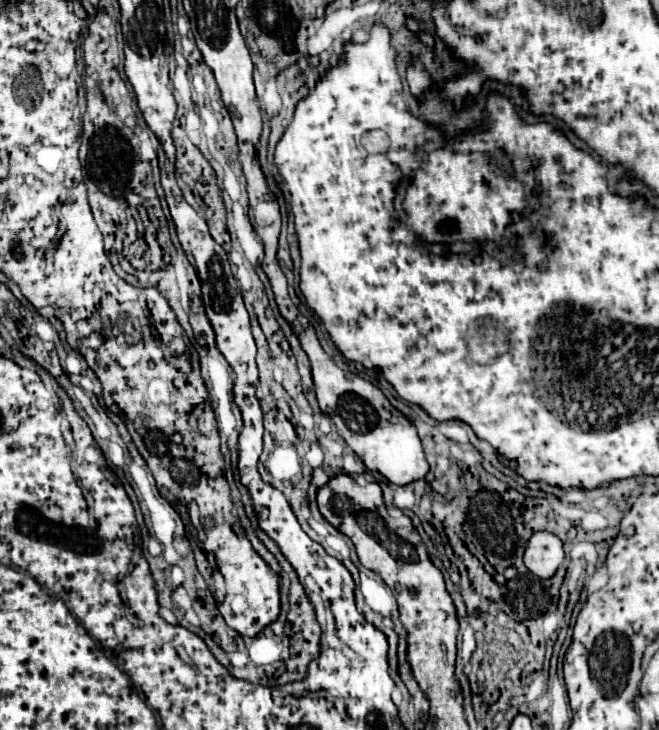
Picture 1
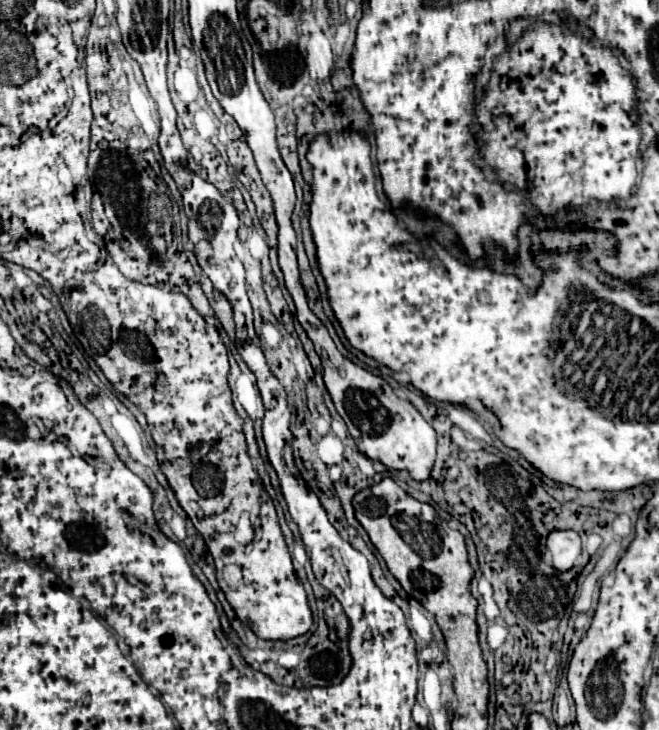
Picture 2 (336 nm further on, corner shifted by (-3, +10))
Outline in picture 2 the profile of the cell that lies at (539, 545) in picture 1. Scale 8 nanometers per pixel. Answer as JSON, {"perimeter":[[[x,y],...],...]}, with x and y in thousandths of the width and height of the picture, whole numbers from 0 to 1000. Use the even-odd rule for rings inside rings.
{"perimeter":[[[844,726],[844,729],[838,729],[832,734],[829,748],[838,756],[841,778],[847,784],[865,781],[871,775],[874,764],[883,759],[880,734],[871,726]]]}

